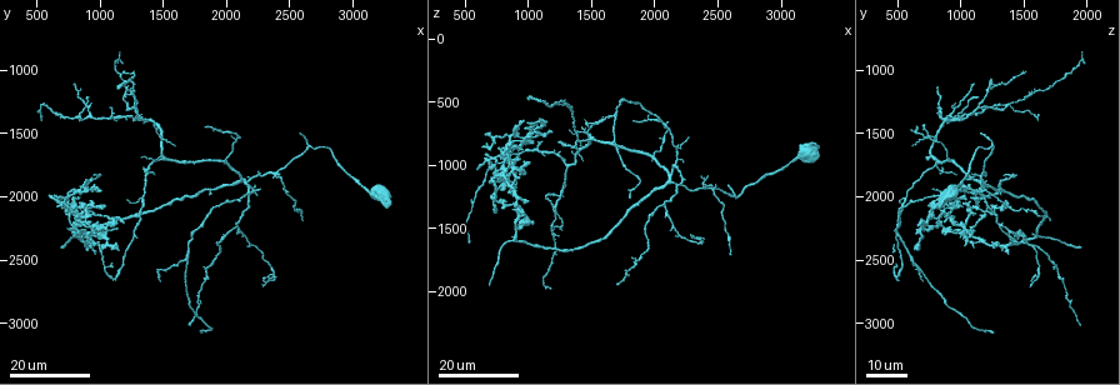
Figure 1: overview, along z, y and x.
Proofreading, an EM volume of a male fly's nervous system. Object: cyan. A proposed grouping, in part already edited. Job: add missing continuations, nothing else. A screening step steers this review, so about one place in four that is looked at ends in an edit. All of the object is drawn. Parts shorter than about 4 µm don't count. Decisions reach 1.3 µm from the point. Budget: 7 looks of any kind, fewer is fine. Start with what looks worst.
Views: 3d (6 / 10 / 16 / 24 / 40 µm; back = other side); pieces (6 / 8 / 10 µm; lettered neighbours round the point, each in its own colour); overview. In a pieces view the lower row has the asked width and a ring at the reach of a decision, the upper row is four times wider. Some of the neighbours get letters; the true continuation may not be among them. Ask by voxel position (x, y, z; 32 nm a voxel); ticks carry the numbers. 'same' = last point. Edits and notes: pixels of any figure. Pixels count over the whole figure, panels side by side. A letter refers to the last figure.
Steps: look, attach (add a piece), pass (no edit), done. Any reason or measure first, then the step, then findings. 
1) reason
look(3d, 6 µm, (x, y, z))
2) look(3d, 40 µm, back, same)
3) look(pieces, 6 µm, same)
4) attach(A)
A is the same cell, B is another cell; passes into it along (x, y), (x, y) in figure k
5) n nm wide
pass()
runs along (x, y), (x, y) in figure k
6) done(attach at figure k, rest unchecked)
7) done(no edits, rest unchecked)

free end
look(3d, 24 µm, (2600, 1480, 1160))

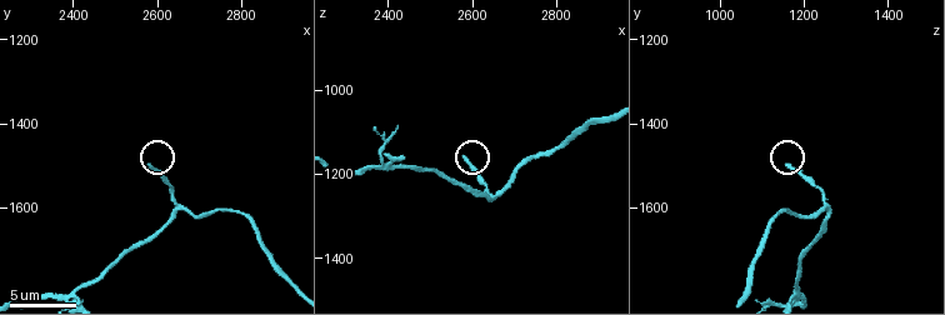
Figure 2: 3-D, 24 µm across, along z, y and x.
look(pieces, 8 µm, (2585, 1505, 1160))

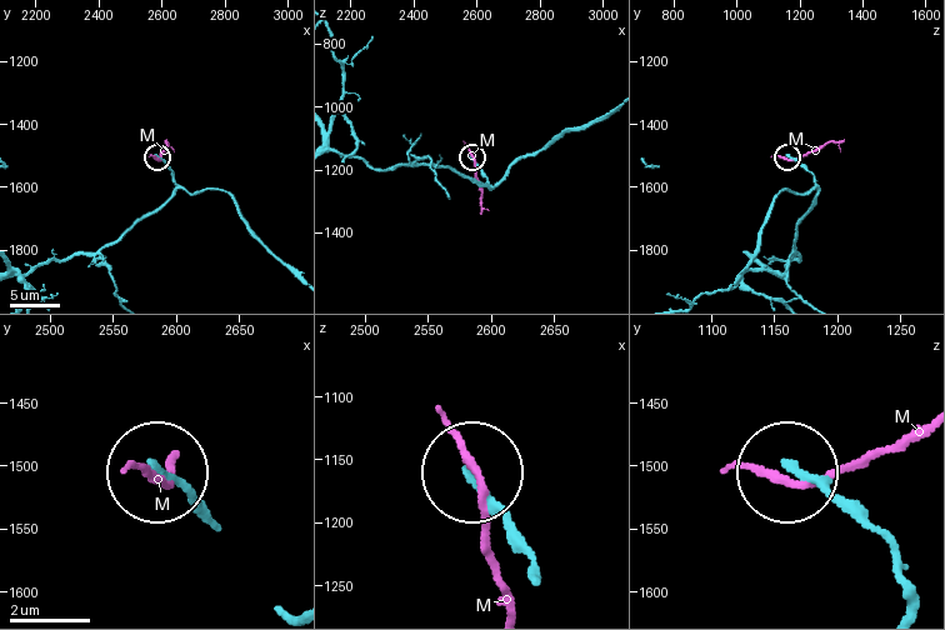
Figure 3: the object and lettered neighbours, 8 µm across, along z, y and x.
170 nm wide
pass()
M is another cell; runs along (274, 255), (230, 195), (220, 190), (186, 191), (158, 158) in figure 3; no lettered piece goes on from it

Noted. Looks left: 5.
branch stops here
look(3d, 16 µm, (620, 1980, 1040))

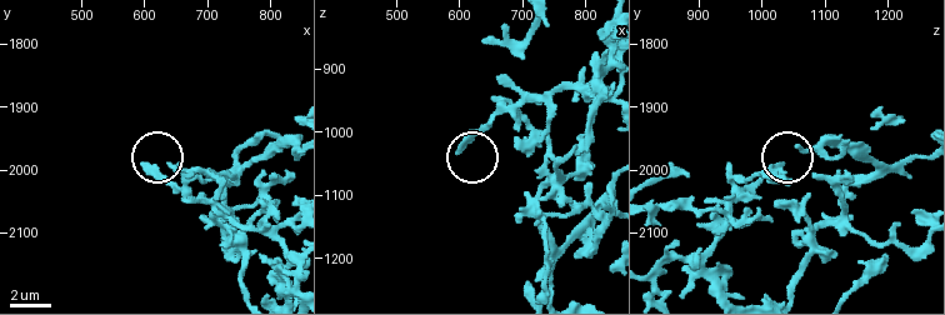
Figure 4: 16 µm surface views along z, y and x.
look(pieces, 6 µm, (595, 1990, 1025))

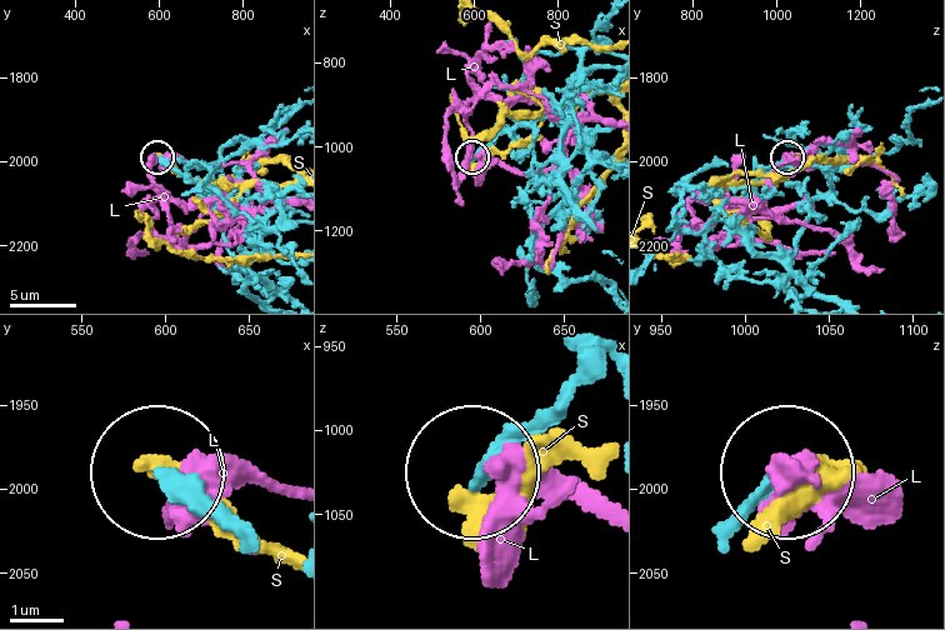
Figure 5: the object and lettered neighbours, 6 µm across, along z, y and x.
240 nm wide
pass()
L and S are other cells; runs along (233, 536), (170, 483) in figure 5; none of them fits

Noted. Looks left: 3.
thin end
look(3d, 16 µm, (1480, 2660, 700))

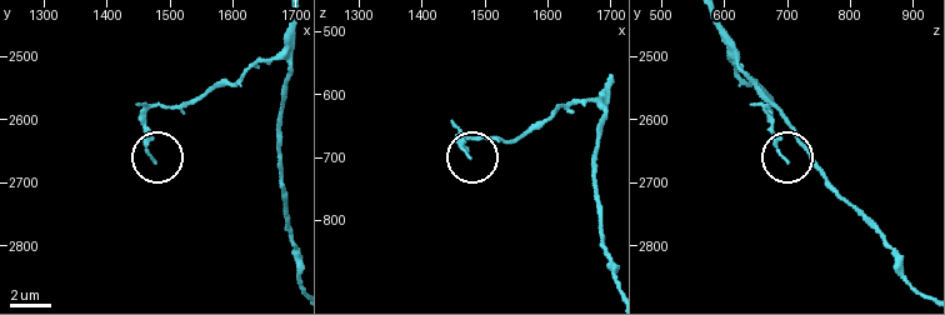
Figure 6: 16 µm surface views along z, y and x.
see the neighbours
look(pieces, 6 µm, (1470, 2665, 700))

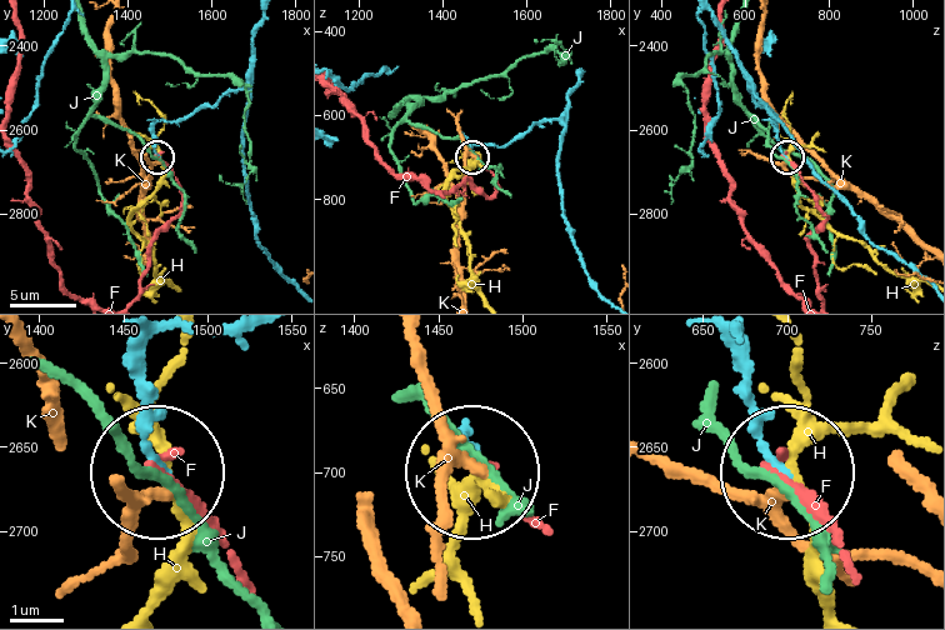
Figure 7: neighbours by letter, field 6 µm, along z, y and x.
pass()
F, H, J and K are other cells; runs along (263, 20), (245, 80), (211, 106), (158, 121), (156, 156) in figure 7; none of them fits

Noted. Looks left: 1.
done(no edits, rest unchecked)

